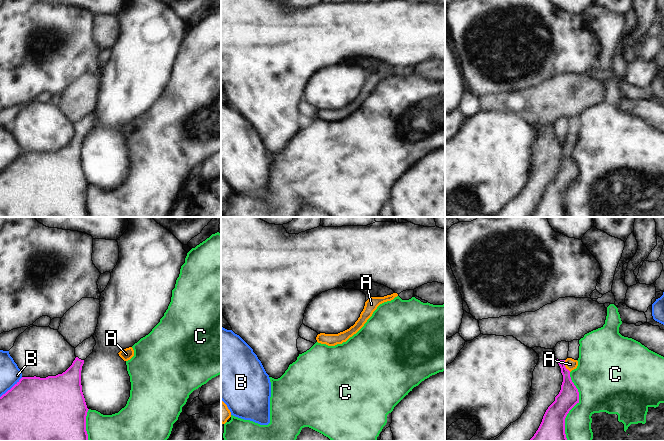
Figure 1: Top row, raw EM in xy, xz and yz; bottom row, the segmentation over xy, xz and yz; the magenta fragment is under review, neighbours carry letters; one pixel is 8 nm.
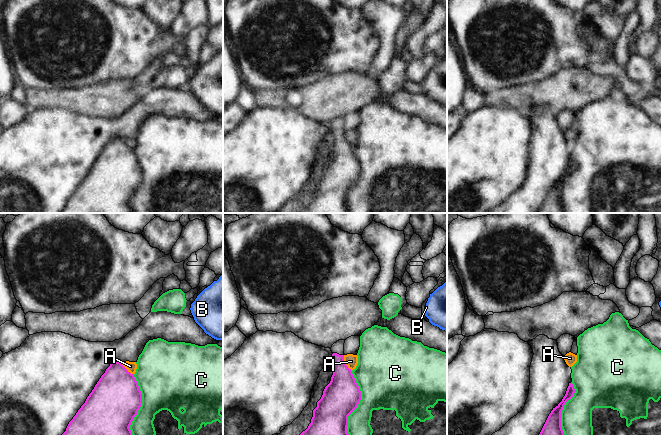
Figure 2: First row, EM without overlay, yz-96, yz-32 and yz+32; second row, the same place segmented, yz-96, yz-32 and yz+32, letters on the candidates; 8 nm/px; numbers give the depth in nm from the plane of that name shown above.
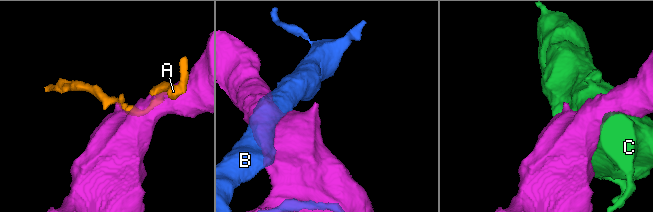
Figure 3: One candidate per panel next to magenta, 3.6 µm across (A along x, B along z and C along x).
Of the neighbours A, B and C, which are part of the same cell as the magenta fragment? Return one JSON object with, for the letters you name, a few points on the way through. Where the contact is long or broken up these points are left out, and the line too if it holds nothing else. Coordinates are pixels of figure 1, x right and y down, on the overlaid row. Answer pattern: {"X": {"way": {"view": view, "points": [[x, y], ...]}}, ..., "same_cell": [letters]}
{"same_cell": []}

